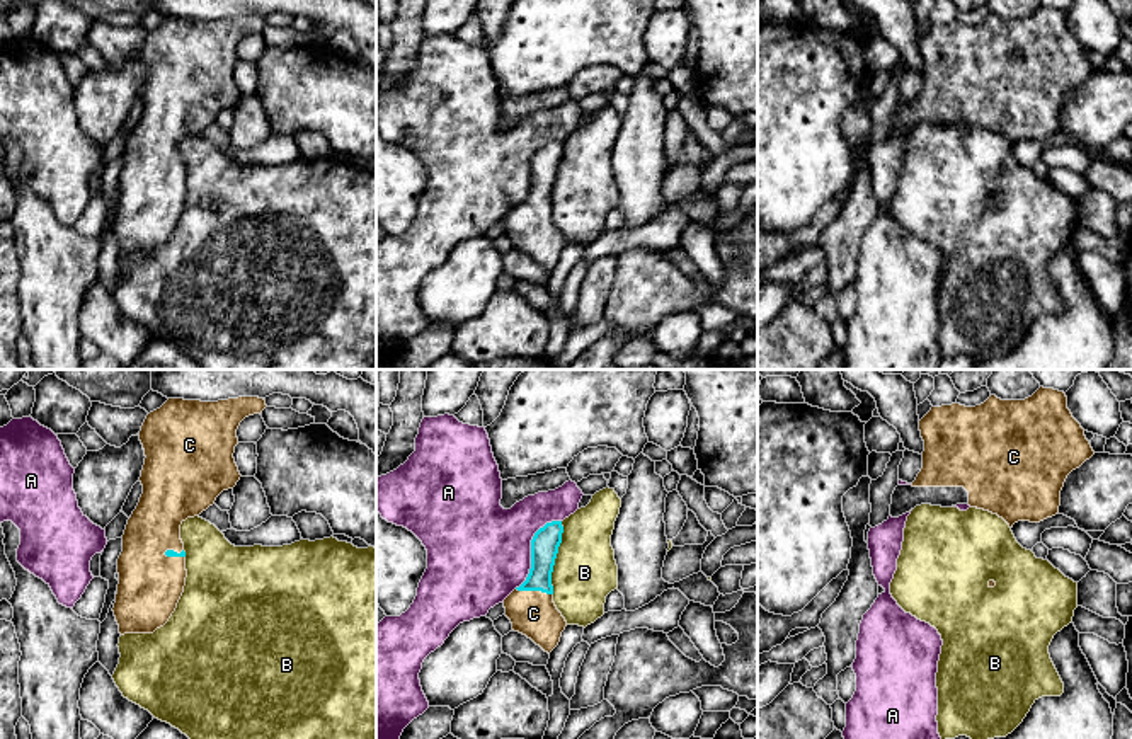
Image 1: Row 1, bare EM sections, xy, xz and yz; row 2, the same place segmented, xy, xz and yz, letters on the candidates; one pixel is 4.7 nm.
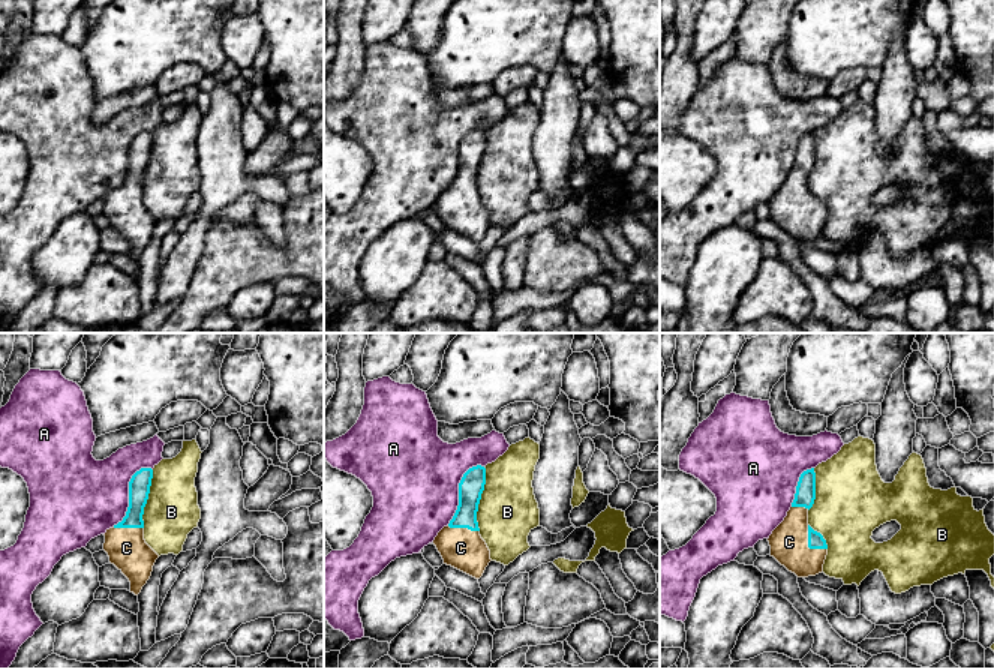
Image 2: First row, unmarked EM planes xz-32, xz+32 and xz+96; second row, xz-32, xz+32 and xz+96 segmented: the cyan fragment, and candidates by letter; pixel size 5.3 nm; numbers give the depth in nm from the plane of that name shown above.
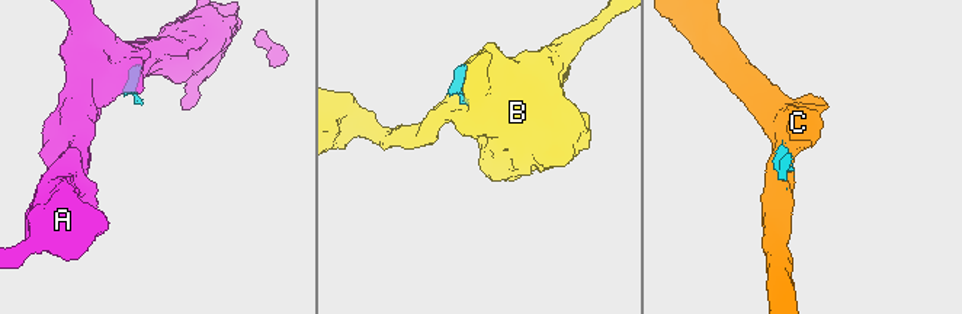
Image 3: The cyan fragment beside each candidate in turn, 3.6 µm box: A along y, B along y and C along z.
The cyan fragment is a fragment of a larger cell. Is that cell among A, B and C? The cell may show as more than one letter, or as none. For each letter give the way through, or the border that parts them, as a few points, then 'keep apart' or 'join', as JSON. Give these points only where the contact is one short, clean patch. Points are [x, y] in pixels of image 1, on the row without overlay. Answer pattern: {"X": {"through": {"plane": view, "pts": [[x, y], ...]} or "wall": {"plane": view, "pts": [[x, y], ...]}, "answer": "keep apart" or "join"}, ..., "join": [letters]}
{"A": {"answer": "keep apart"}, "B": {"answer": "keep apart"}, "C": {"answer": "join"}, "join": ["C"]}

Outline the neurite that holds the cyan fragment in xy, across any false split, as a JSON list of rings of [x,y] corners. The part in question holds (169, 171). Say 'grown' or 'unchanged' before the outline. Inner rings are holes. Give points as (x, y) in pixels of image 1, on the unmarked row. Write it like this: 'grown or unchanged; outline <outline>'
grown; outline [[[259,15],[218,20],[169,17],[146,34],[138,53],[146,75],[140,95],[143,112],[128,138],[117,177],[119,203],[112,230],[121,254],[153,252],[175,230],[187,196],[180,143],[237,104],[242,95],[233,77],[237,48],[245,36],[262,32],[266,26]]]

